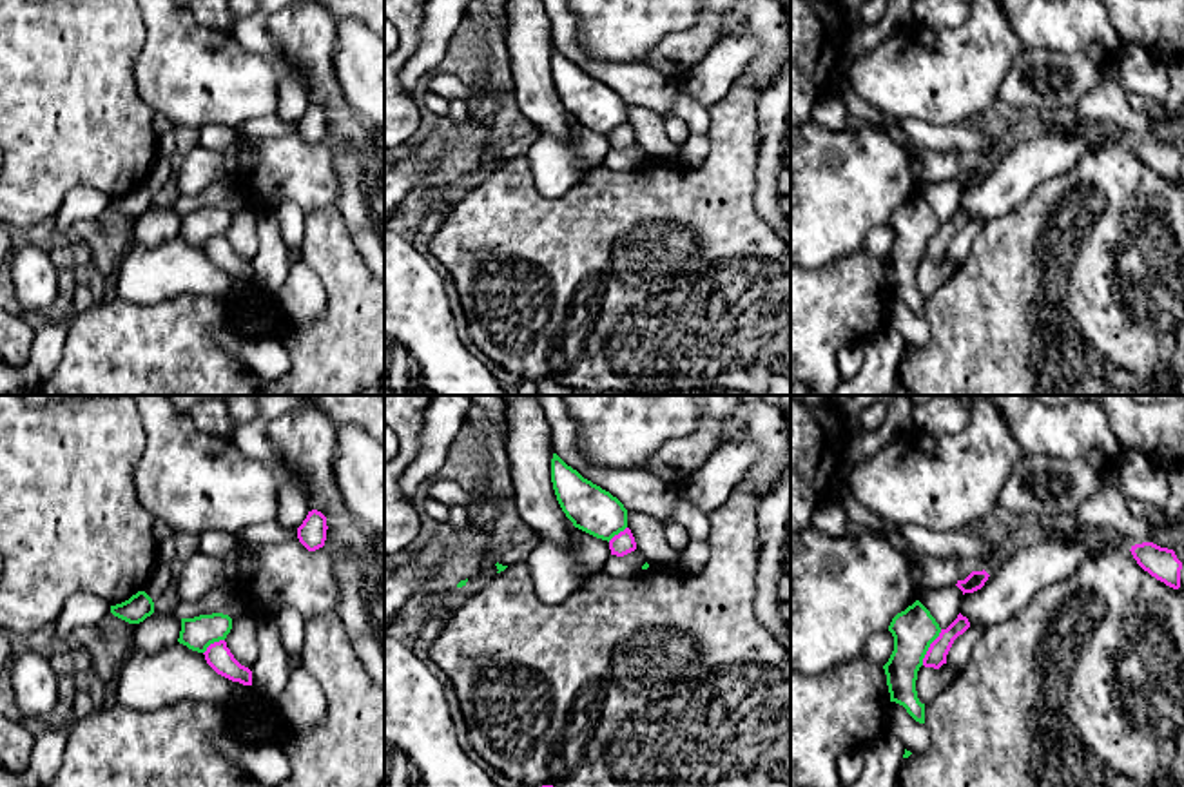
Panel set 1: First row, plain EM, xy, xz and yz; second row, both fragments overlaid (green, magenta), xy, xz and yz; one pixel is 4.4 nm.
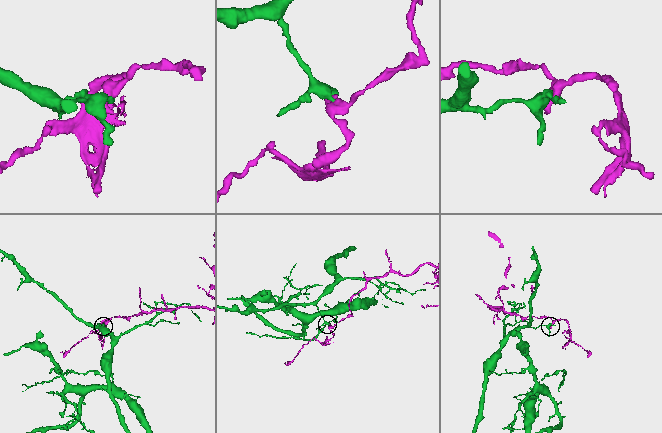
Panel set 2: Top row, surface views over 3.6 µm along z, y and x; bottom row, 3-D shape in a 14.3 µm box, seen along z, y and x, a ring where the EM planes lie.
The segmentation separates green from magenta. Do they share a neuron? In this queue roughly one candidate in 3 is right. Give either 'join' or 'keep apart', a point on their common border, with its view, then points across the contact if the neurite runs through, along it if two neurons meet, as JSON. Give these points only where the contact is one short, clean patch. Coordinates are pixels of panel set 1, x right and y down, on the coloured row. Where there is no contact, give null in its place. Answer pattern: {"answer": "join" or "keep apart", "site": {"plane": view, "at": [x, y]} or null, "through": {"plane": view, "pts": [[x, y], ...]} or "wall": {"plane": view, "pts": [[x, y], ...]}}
{"answer": "keep apart", "site": {"plane": "yz", "at": [929, 646]}, "wall": {"plane": "yz", "pts": [[941, 630], [921, 664]]}}

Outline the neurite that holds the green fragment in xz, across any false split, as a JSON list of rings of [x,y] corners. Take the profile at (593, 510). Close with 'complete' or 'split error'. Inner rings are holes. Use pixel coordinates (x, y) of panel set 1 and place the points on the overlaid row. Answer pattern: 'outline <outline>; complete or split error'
outline [[[557,453],[551,459],[551,482],[562,511],[575,528],[607,542],[627,528],[624,504],[584,479]]]; complete

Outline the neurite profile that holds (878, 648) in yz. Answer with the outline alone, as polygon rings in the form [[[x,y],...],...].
[[[888,629],[867,638],[861,656],[869,662],[885,666],[894,651],[894,636]]]

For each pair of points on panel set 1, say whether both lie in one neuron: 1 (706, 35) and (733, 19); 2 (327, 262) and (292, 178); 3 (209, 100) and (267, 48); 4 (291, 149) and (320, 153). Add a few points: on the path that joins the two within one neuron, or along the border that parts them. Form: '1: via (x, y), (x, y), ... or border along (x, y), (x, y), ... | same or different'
1: border along (724, 19), (715, 42) | different
2: border along (334, 204), (305, 214) | different
3: border along (229, 31), (243, 48), (267, 58), (280, 91) | different
4: via (298, 153), (312, 153) | same

